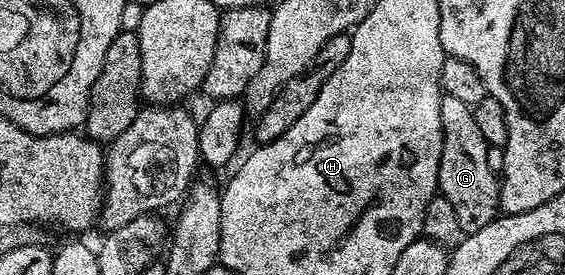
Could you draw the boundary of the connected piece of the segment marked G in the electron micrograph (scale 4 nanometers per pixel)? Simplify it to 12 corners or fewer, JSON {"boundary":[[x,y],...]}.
{"boundary":[[442,95],[437,186],[462,233],[501,207],[489,143],[467,102]]}

